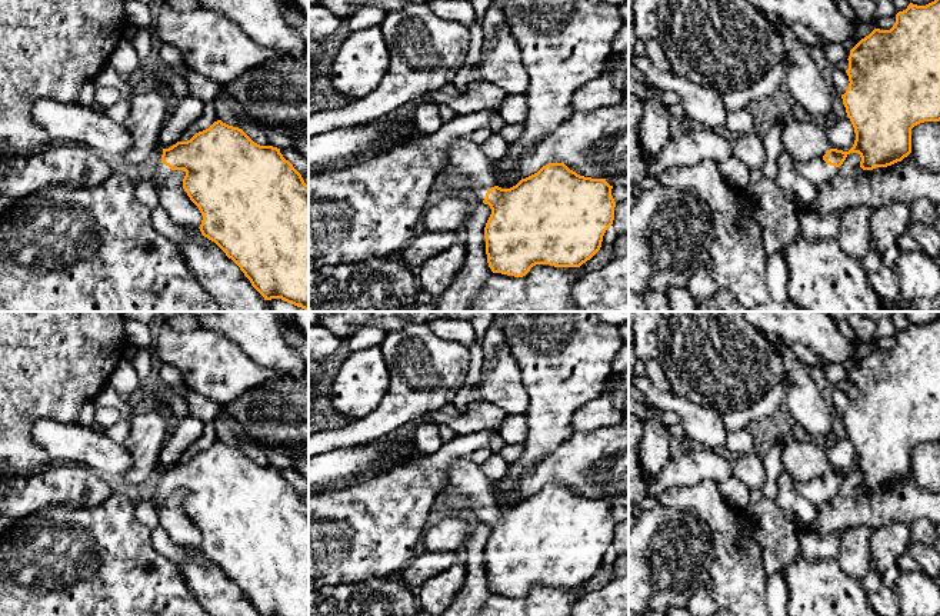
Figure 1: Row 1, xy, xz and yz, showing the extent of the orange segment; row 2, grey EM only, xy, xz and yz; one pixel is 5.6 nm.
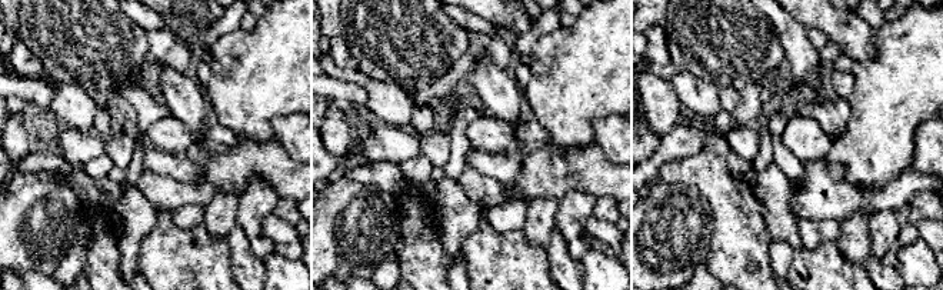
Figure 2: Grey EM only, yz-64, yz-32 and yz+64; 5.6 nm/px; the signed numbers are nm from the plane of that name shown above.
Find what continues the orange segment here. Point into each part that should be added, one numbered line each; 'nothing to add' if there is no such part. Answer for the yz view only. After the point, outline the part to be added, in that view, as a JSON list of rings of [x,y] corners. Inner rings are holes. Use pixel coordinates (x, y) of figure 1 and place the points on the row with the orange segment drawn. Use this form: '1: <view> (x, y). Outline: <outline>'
1: yz (817, 172). Outline: [[[823,159],[813,162],[793,162],[794,170],[816,186],[830,182],[839,167],[827,164]]]

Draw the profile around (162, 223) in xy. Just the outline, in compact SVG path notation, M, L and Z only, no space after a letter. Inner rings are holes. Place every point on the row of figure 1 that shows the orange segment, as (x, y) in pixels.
M160 206L151 210L151 224L156 232L170 239L176 244L180 243L184 237L201 234L200 229L173 223Z

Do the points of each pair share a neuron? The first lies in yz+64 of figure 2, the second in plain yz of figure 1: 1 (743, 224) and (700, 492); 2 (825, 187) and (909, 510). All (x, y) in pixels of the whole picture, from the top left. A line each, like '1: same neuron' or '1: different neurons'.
1: same neuron
2: same neuron

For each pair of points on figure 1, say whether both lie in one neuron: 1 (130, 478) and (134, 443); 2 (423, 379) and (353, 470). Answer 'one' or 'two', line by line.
1: one
2: two

